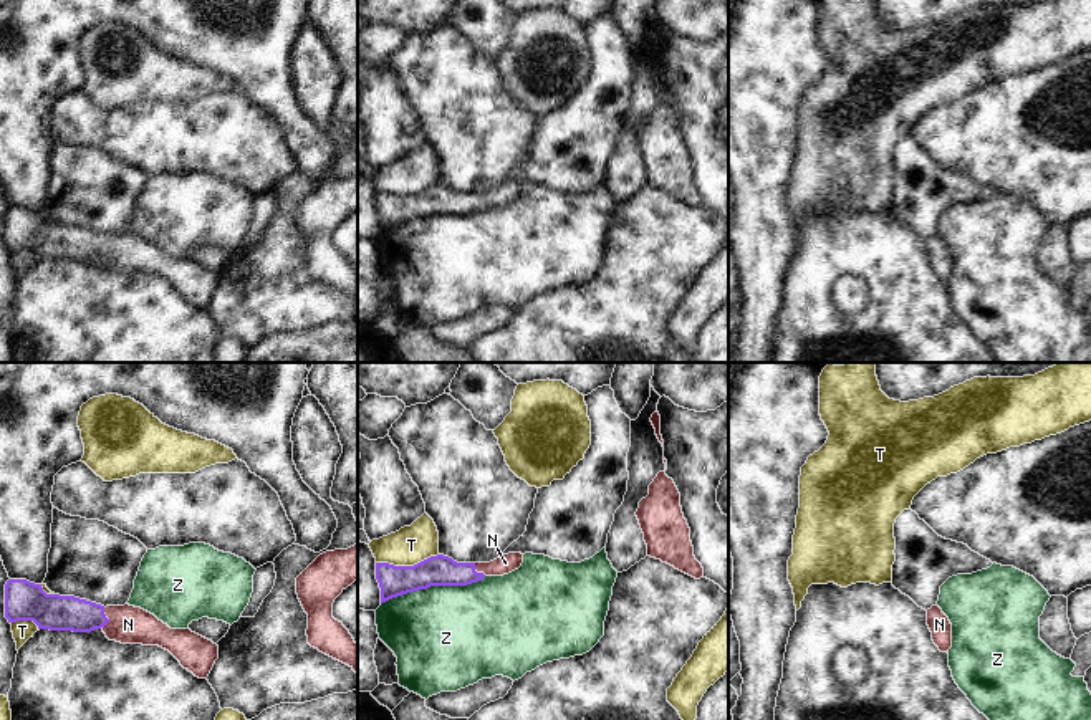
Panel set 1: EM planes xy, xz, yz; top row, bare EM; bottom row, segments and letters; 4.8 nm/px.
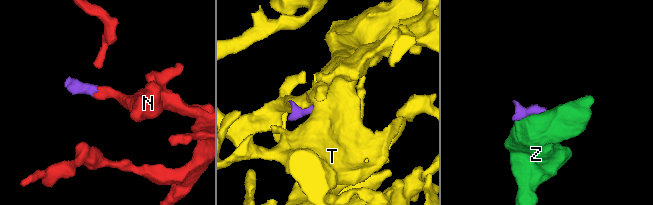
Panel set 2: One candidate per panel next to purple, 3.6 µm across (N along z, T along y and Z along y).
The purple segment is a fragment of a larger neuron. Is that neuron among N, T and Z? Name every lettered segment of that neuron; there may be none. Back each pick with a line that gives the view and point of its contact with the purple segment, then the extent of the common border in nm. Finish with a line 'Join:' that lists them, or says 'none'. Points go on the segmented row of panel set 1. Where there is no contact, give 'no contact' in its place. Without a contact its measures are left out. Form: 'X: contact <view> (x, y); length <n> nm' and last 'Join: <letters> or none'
N: contact xy (108, 619); length 110 nm
Join: N

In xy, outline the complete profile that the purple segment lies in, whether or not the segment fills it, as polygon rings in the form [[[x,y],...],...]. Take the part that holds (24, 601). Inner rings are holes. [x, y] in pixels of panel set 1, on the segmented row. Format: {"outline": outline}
{"outline": [[[8,579],[5,584],[5,617],[8,622],[33,621],[38,629],[91,632],[101,629],[121,644],[159,646],[184,669],[207,679],[219,646],[190,629],[171,629],[154,614],[124,606],[101,606],[74,596],[46,594],[41,584]]]}

